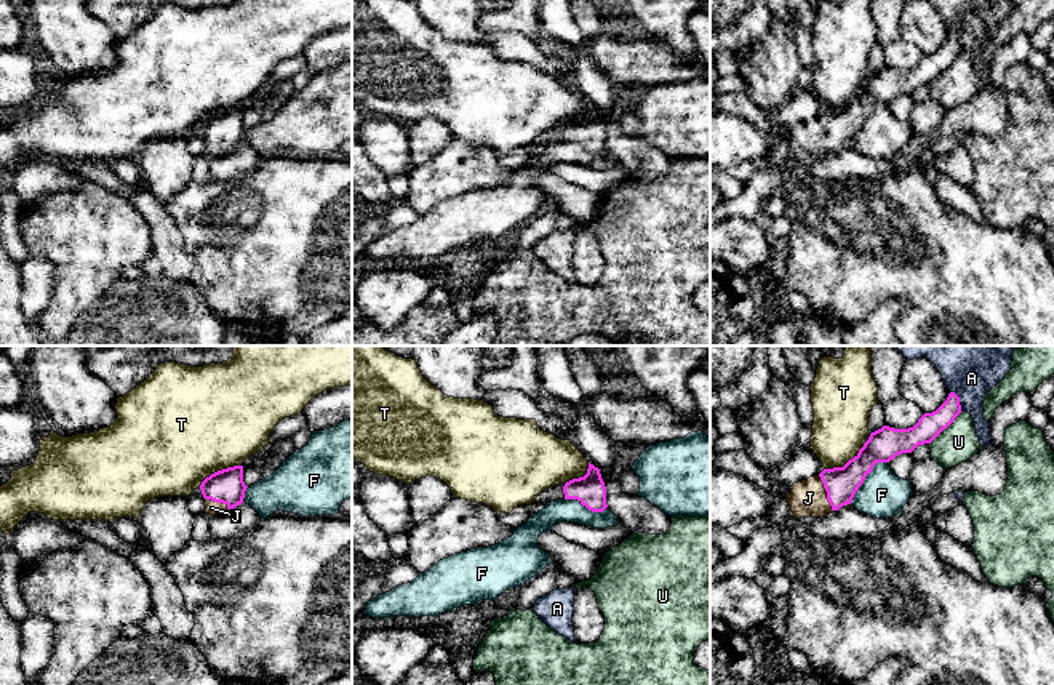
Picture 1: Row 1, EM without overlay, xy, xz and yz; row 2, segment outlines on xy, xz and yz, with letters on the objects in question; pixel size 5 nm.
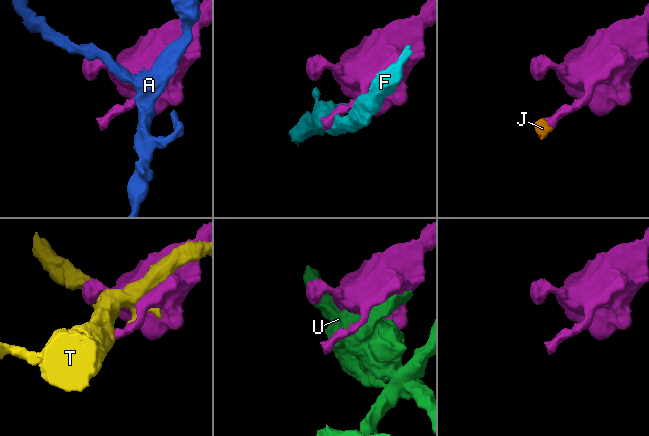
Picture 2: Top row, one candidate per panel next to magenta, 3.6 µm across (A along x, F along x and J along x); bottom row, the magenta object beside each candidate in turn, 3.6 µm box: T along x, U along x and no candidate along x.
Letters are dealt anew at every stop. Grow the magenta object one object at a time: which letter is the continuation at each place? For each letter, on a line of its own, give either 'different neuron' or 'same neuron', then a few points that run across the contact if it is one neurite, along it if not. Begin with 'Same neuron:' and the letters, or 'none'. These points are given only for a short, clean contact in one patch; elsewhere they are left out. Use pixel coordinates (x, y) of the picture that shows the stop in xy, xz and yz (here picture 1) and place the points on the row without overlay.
Same neuron: J
A: different neuron
F: different neuron | yz (886, 103), (878, 103), (874, 108), (850, 144)
J: same neuron | yz (840, 125), (827, 135), (808, 140)
T: different neuron
U: different neuron

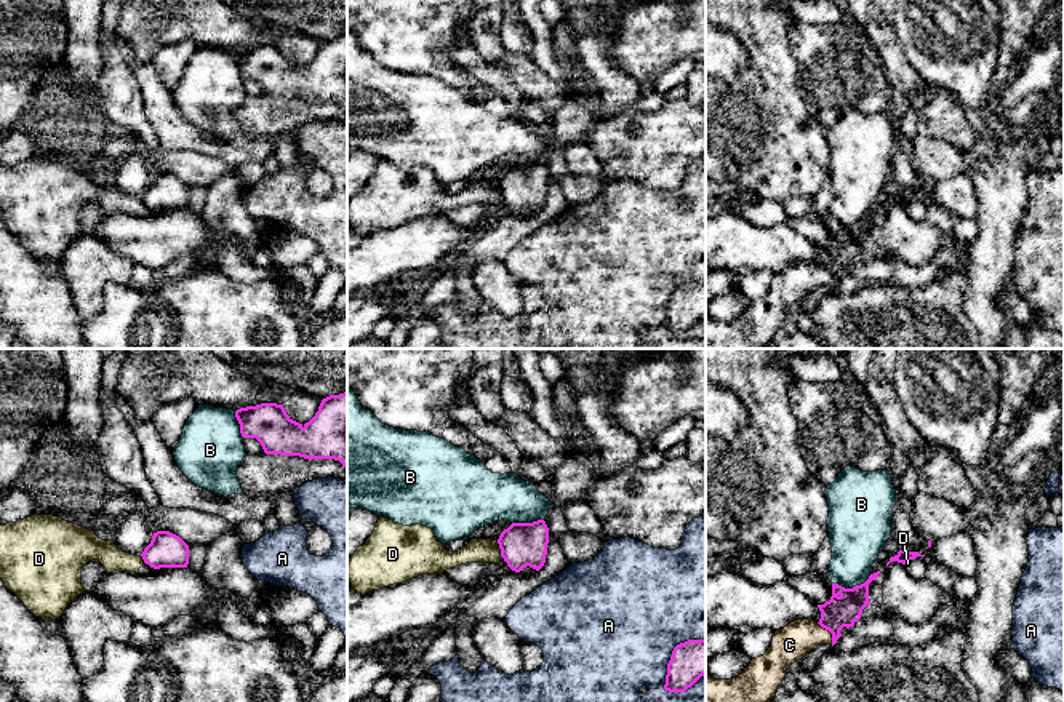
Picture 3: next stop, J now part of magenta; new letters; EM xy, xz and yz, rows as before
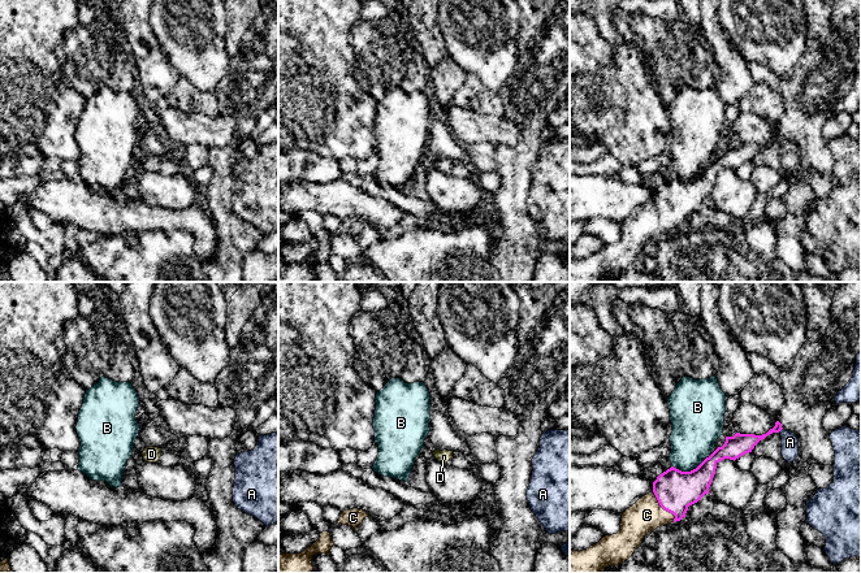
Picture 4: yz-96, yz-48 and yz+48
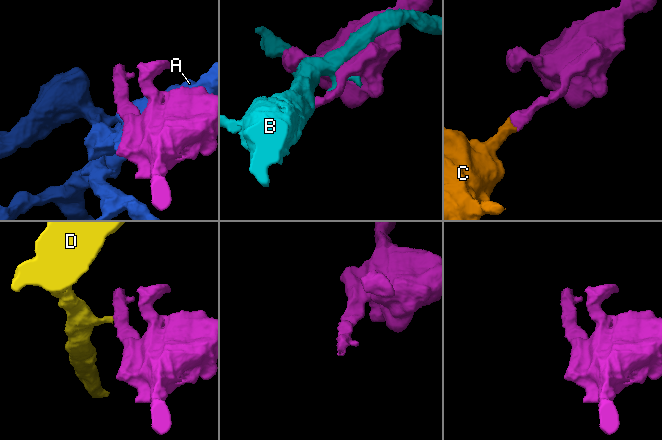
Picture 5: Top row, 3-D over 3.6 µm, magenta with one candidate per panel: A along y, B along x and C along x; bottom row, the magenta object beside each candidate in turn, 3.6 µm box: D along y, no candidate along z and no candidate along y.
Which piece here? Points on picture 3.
Same neuron: C
A: different neuron
B: different neuron
C: same neuron | yz (840, 253), (832, 261), (829, 272), (805, 275), (789, 287)
D: different neuron | xz (496, 183), (501, 197)

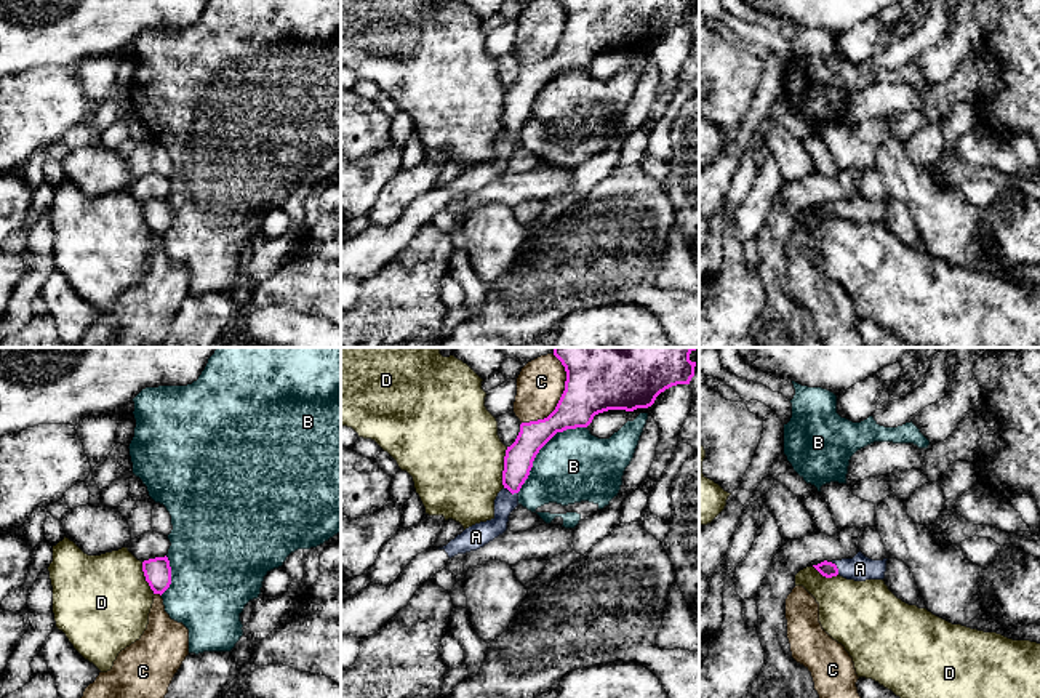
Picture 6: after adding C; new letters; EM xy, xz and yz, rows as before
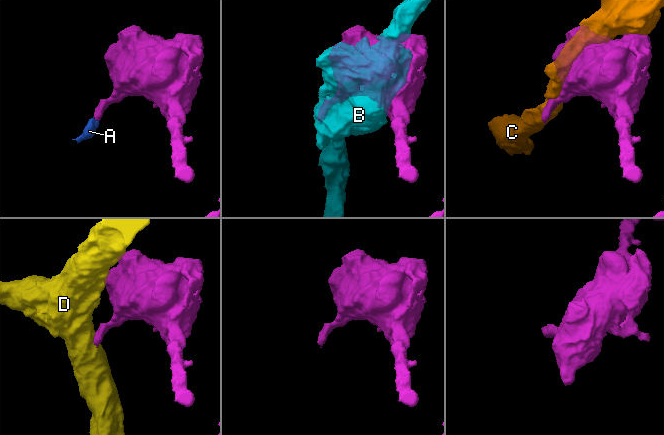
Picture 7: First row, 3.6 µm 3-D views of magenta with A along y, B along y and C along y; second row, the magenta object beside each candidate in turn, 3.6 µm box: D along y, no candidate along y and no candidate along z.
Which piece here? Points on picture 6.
Same neuron: A
A: same neuron | xz (519, 100), (511, 133), (504, 144)
B: different neuron
C: different neuron
D: different neuron | xz (508, 88), (503, 128)

